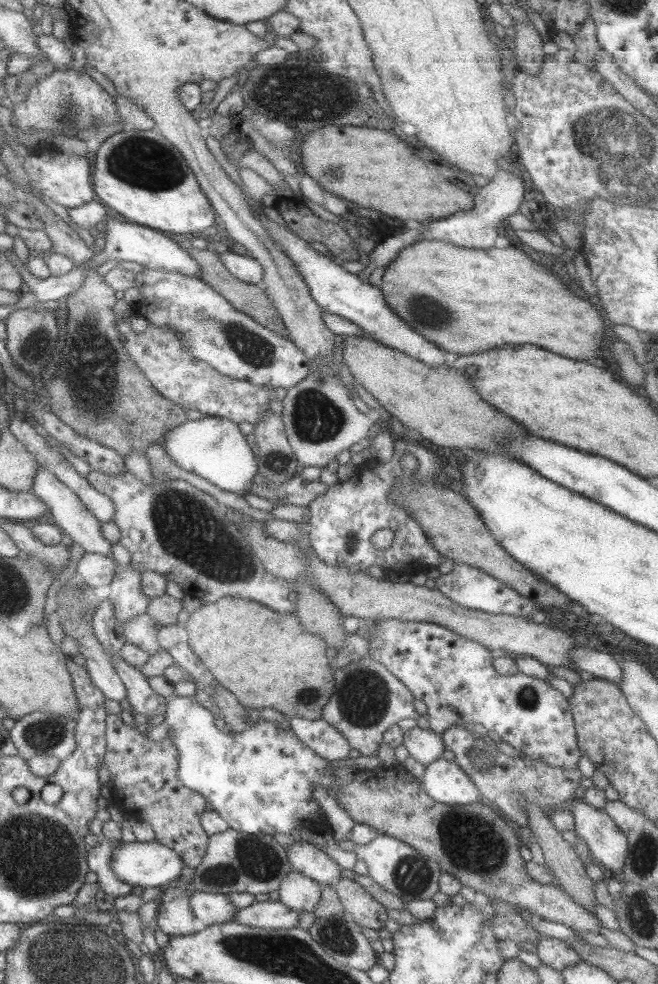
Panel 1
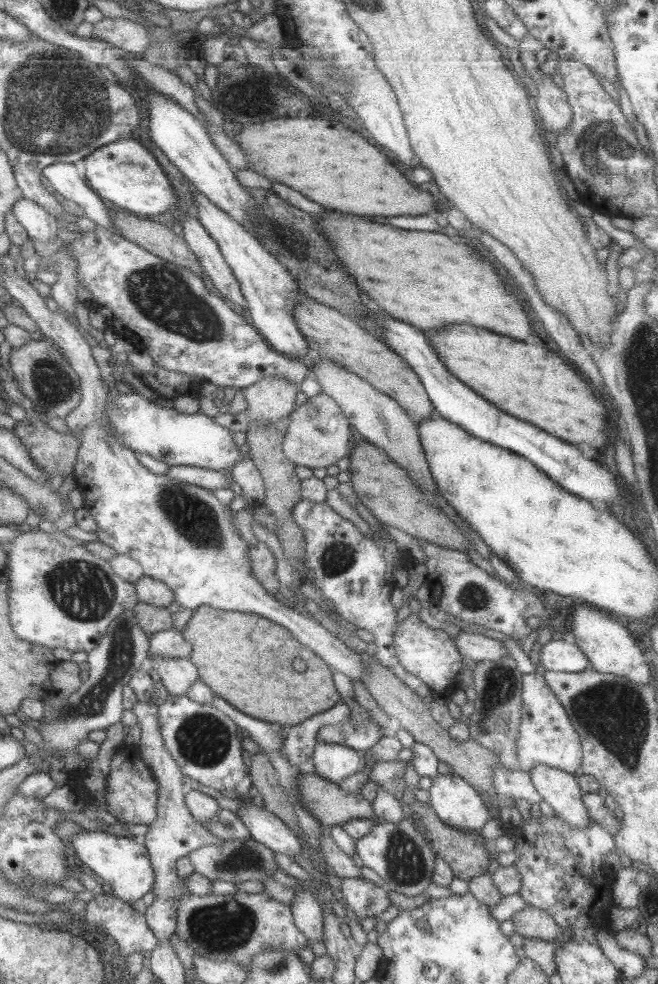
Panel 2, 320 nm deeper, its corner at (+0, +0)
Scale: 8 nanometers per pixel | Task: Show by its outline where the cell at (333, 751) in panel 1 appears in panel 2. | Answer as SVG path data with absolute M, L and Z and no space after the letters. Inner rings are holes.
M317 740L312 753L312 763L316 775L337 785L347 776L365 768L362 751L337 744L319 743Z

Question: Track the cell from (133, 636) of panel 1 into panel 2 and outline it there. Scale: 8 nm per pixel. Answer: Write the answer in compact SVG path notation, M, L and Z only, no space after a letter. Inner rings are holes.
M149 658L145 666L156 670L171 696L185 695L198 680L198 670L188 658Z

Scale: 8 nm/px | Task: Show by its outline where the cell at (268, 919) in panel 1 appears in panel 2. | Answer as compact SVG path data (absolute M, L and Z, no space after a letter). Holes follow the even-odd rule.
M238 888L233 894L209 893L205 896L183 893L176 902L174 934L189 949L207 960L247 965L251 957L265 951L295 952L307 947L309 941L295 927L290 906L273 900L264 890L247 893Z

